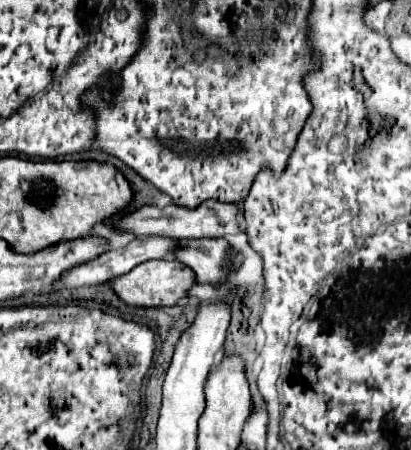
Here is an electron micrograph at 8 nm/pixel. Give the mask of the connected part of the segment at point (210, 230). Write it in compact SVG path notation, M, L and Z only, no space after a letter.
M203 202L203 206L197 208L185 208L185 206L143 206L123 220L117 222L117 228L123 232L129 232L133 236L167 236L175 240L191 240L191 238L225 238L241 232L239 218L241 206L239 204L227 204L227 202Z

